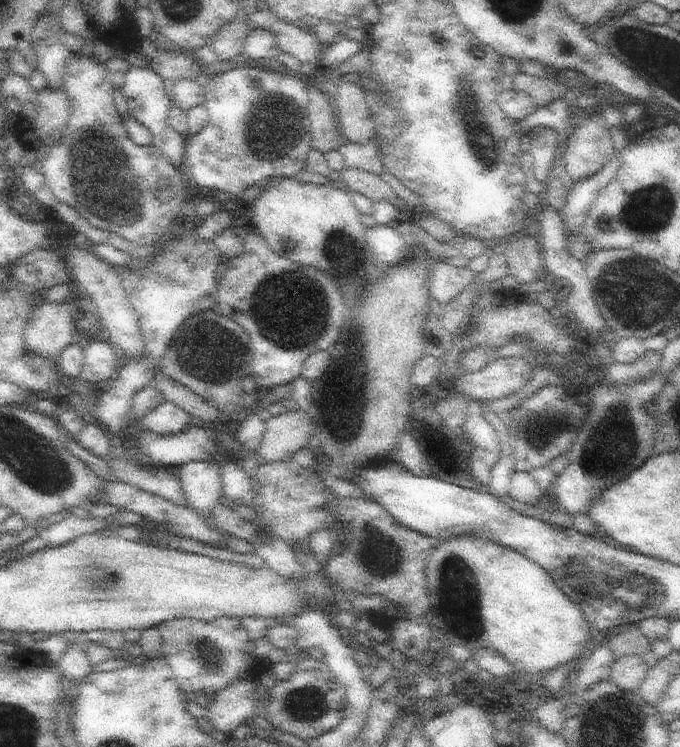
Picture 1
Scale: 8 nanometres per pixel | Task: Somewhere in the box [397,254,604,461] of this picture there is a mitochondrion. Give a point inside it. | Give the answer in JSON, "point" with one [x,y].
{"point":[538,429]}

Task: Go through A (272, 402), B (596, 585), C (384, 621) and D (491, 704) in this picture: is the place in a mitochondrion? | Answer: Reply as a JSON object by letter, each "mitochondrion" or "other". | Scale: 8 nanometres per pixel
{"A":"other","B":"mitochondrion","C":"other","D":"other"}

